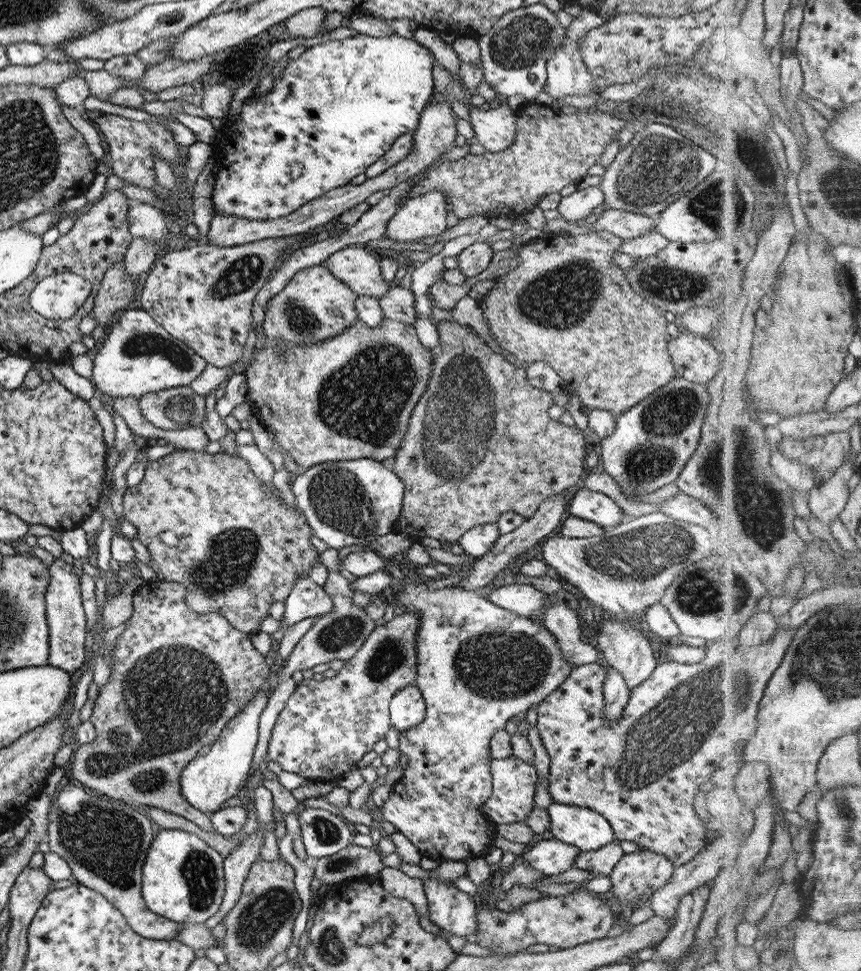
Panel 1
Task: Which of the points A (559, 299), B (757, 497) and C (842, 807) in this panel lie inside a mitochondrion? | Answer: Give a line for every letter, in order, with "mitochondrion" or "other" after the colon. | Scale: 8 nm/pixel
A: mitochondrion
B: mitochondrion
C: mitochondrion

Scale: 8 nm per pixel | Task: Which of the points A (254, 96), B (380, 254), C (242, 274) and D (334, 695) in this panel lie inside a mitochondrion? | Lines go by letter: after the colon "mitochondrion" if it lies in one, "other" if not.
A: other
B: other
C: mitochondrion
D: other

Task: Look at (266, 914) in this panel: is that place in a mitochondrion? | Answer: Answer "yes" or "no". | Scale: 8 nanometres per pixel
yes

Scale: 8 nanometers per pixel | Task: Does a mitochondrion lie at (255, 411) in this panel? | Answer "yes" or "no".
no

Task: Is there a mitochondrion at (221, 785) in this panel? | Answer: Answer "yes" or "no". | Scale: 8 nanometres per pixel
yes

